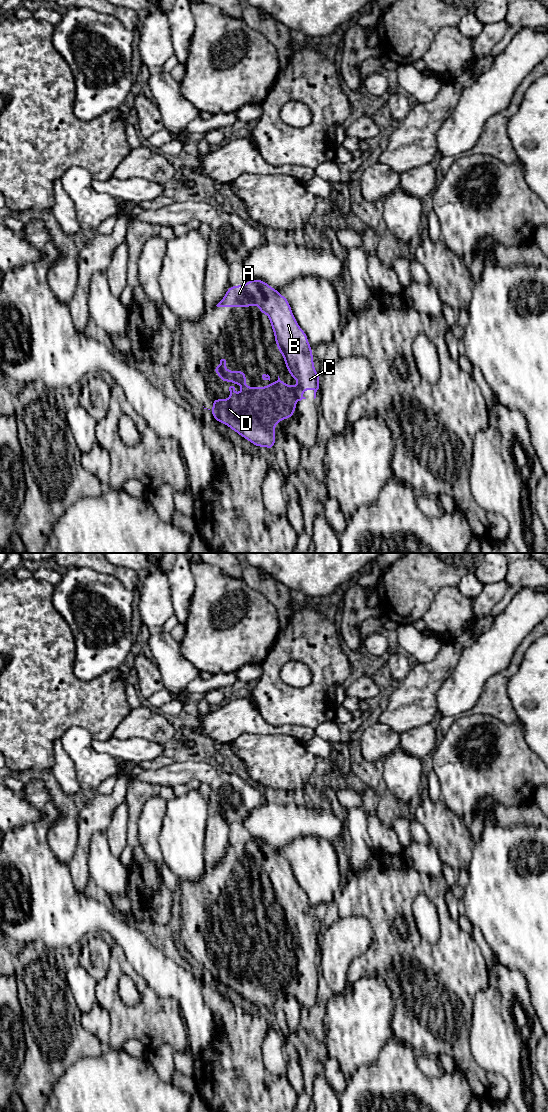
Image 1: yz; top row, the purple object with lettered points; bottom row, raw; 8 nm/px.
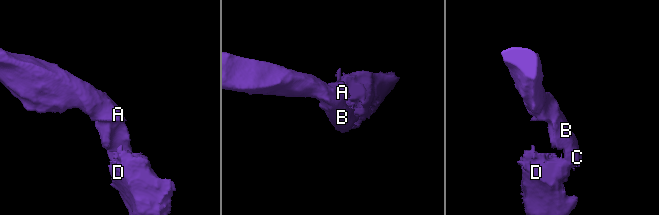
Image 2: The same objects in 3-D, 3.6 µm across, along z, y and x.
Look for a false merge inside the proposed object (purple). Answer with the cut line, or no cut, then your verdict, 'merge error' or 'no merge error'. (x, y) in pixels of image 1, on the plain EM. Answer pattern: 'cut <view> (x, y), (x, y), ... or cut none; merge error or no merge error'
cut none; no merge error

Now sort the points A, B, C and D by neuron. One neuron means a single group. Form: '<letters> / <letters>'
A B C D

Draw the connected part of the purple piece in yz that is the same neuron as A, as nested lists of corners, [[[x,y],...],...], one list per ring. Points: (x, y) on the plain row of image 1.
[[[252,839],[244,845],[230,846],[223,859],[217,867],[251,867],[259,864],[260,874],[265,873],[270,879],[274,891],[277,908],[285,919],[286,929],[292,936],[292,947],[290,948],[279,936],[275,943],[266,947],[247,947],[245,931],[227,931],[226,920],[220,920],[219,927],[213,927],[212,931],[221,937],[221,942],[226,943],[232,940],[234,944],[241,943],[242,954],[235,953],[235,947],[230,946],[230,958],[213,959],[213,969],[210,970],[218,983],[226,984],[233,991],[237,992],[244,999],[249,1000],[258,1008],[265,1006],[267,1009],[274,1009],[276,995],[274,986],[279,985],[281,979],[290,979],[296,970],[296,960],[306,959],[302,956],[303,951],[314,949],[314,959],[319,949],[319,934],[314,929],[312,908],[308,902],[306,893],[298,885],[291,866],[286,857],[278,850],[271,848],[268,843],[262,840]]]

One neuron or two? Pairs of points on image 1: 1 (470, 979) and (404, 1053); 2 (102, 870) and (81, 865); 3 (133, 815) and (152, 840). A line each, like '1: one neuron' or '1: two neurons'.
1: two neurons
2: two neurons
3: two neurons

